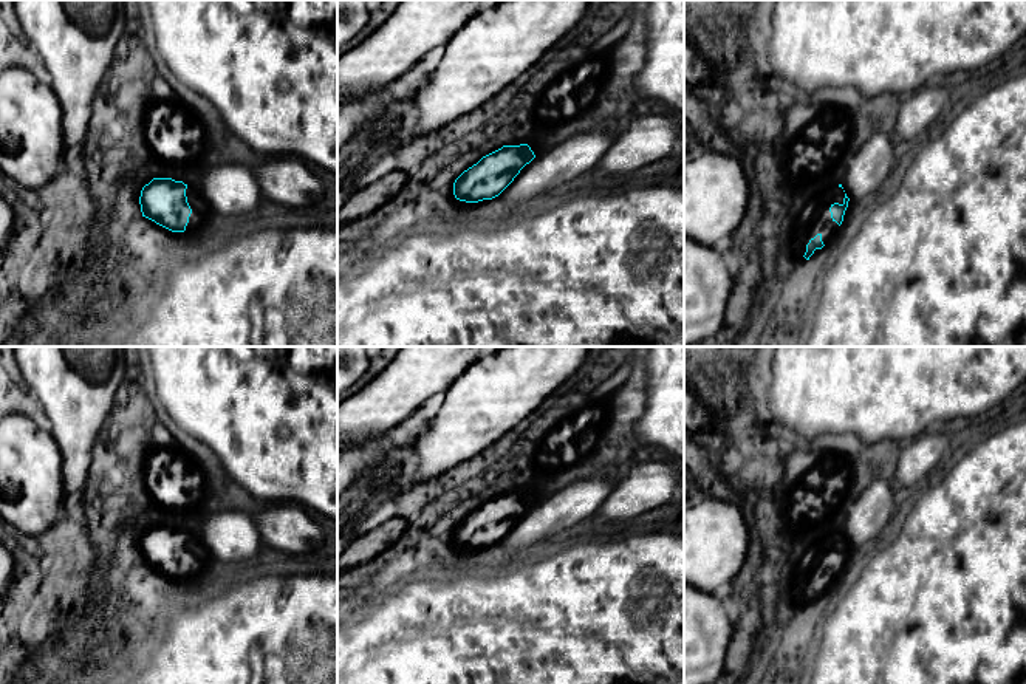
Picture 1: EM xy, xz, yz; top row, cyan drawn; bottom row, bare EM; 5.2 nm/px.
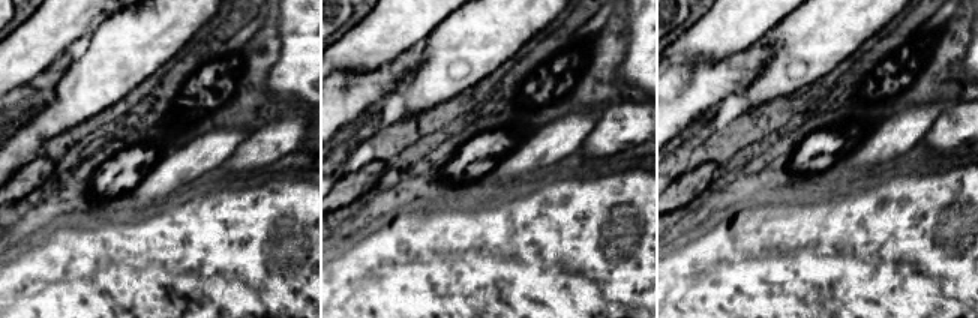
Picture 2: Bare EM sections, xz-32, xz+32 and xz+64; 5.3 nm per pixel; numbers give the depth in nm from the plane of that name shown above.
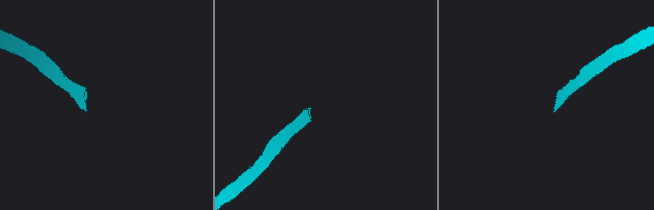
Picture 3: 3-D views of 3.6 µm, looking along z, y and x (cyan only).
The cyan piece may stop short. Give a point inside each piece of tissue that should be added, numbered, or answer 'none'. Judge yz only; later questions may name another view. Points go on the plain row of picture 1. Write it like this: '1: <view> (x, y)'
1: yz (820, 565)

